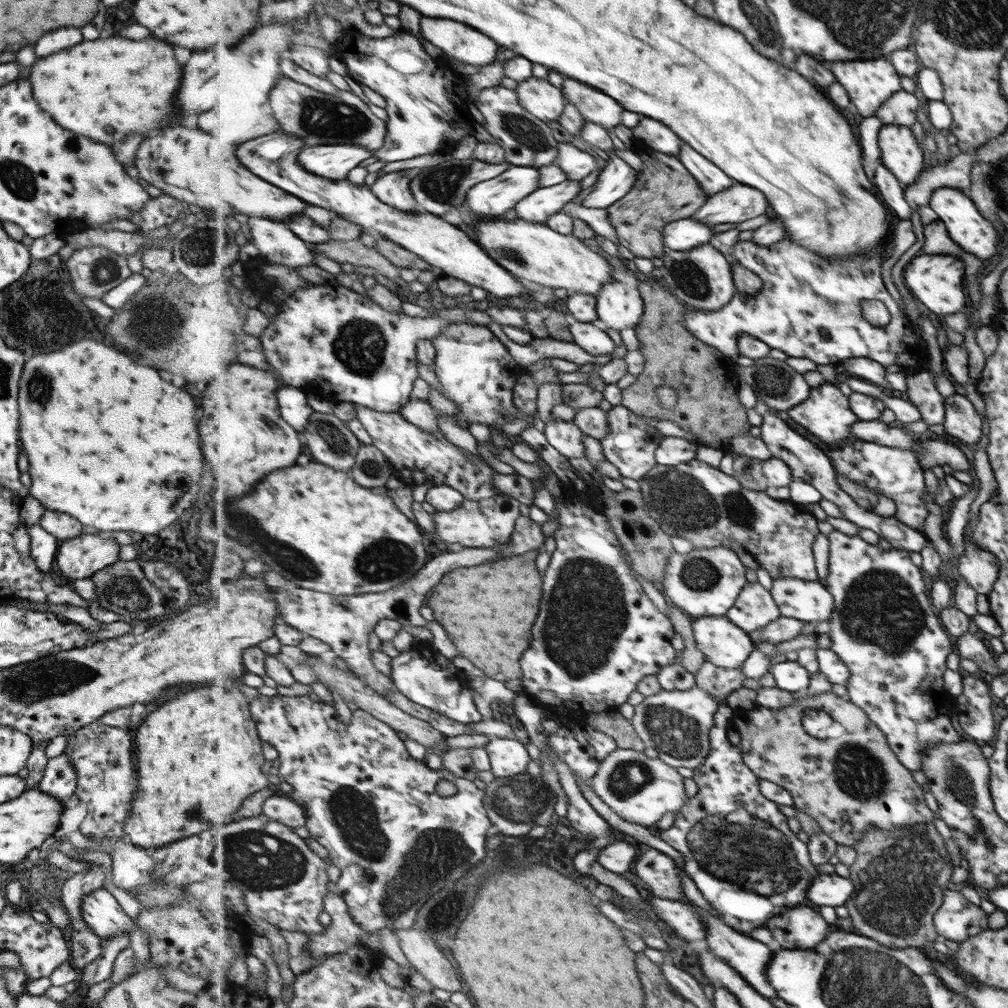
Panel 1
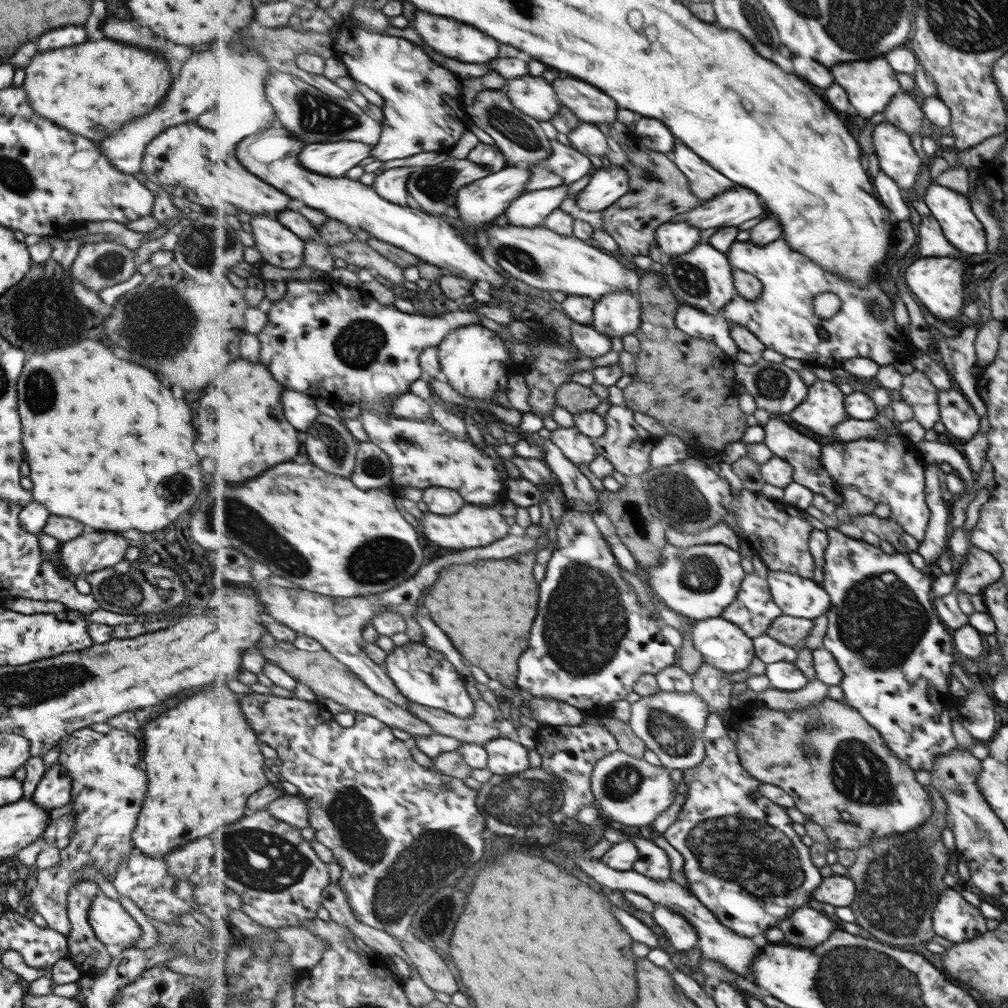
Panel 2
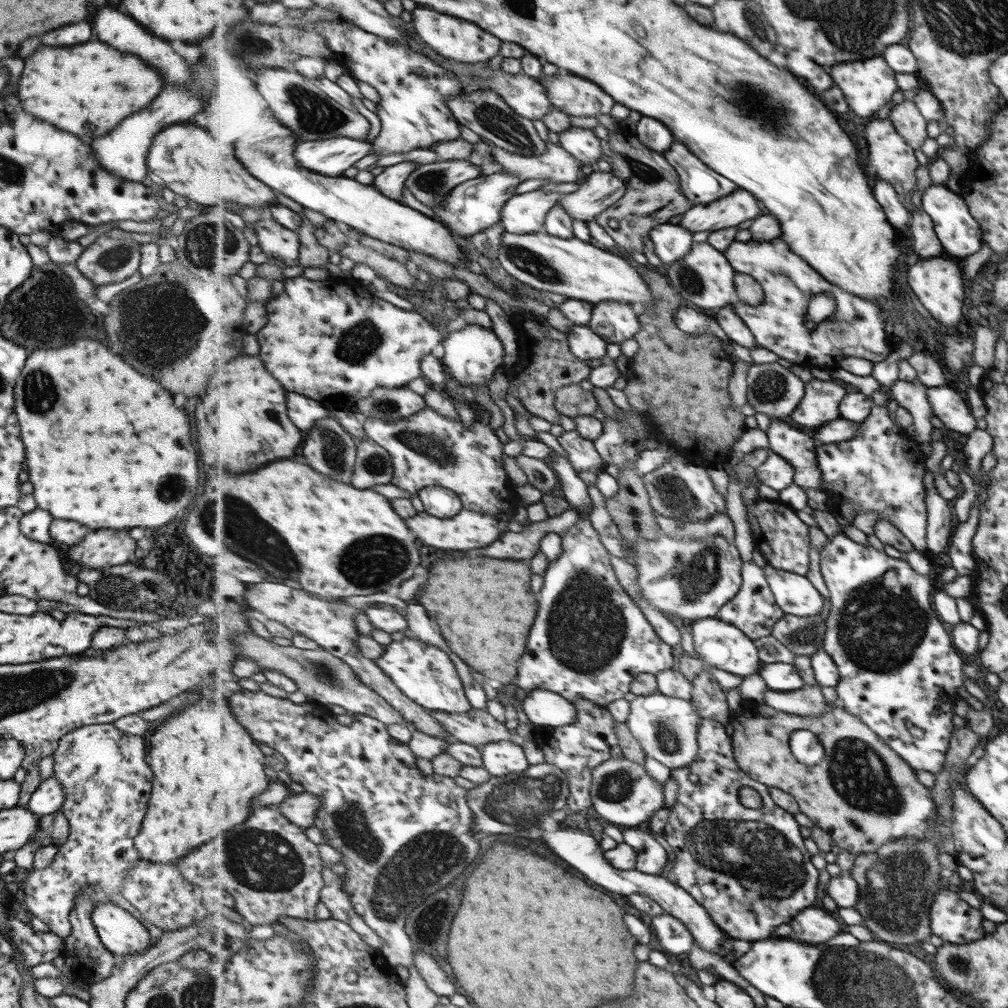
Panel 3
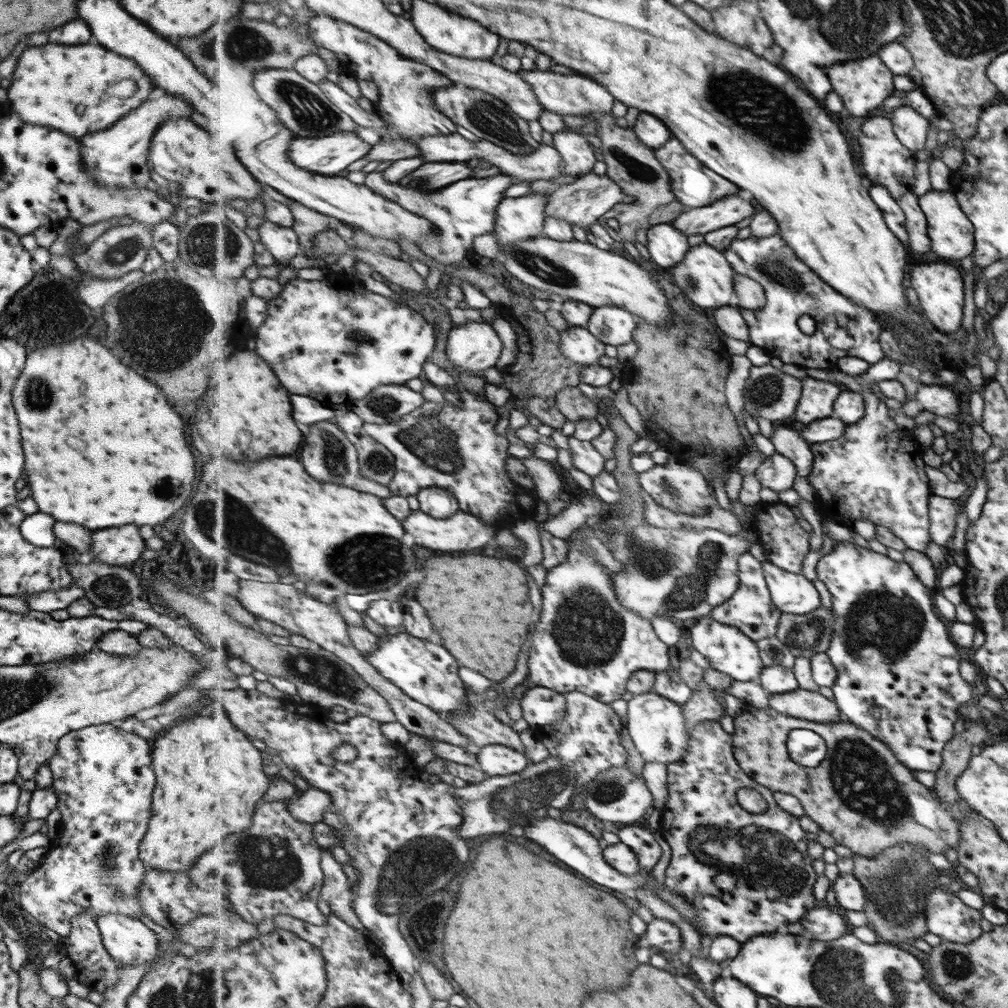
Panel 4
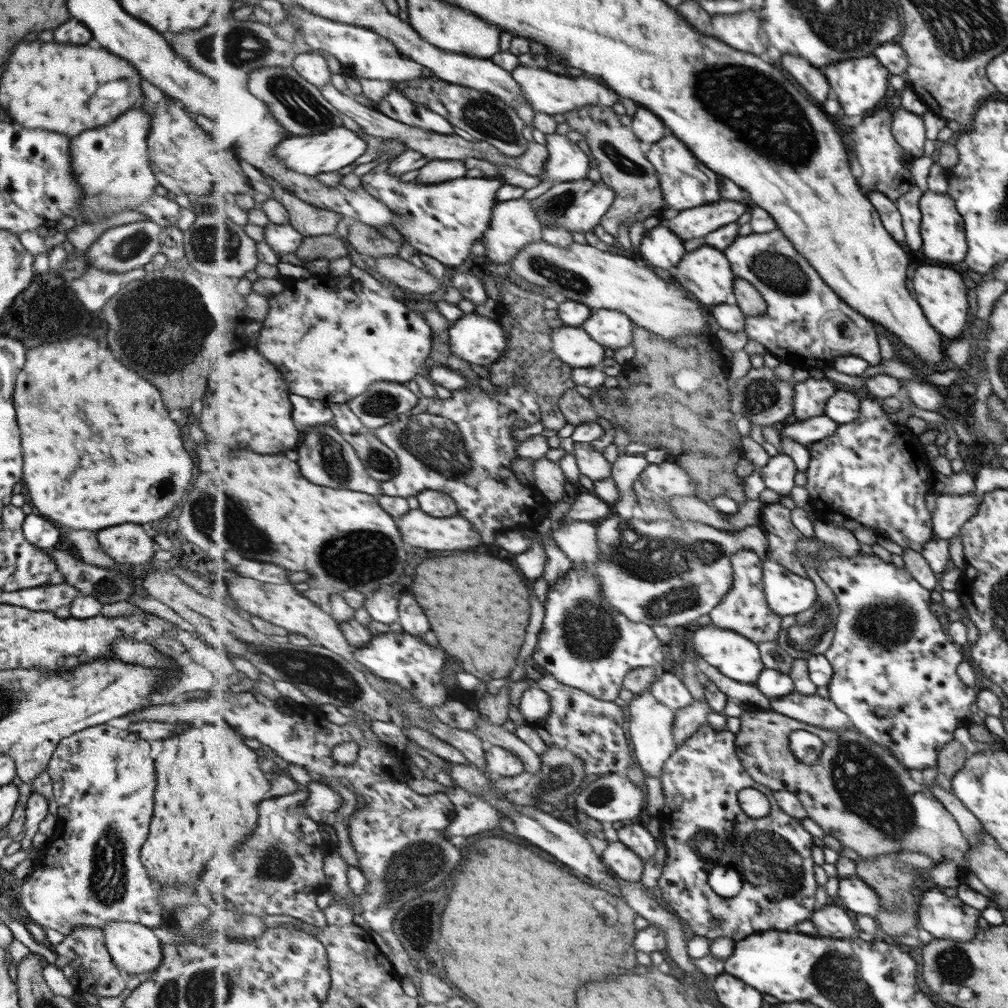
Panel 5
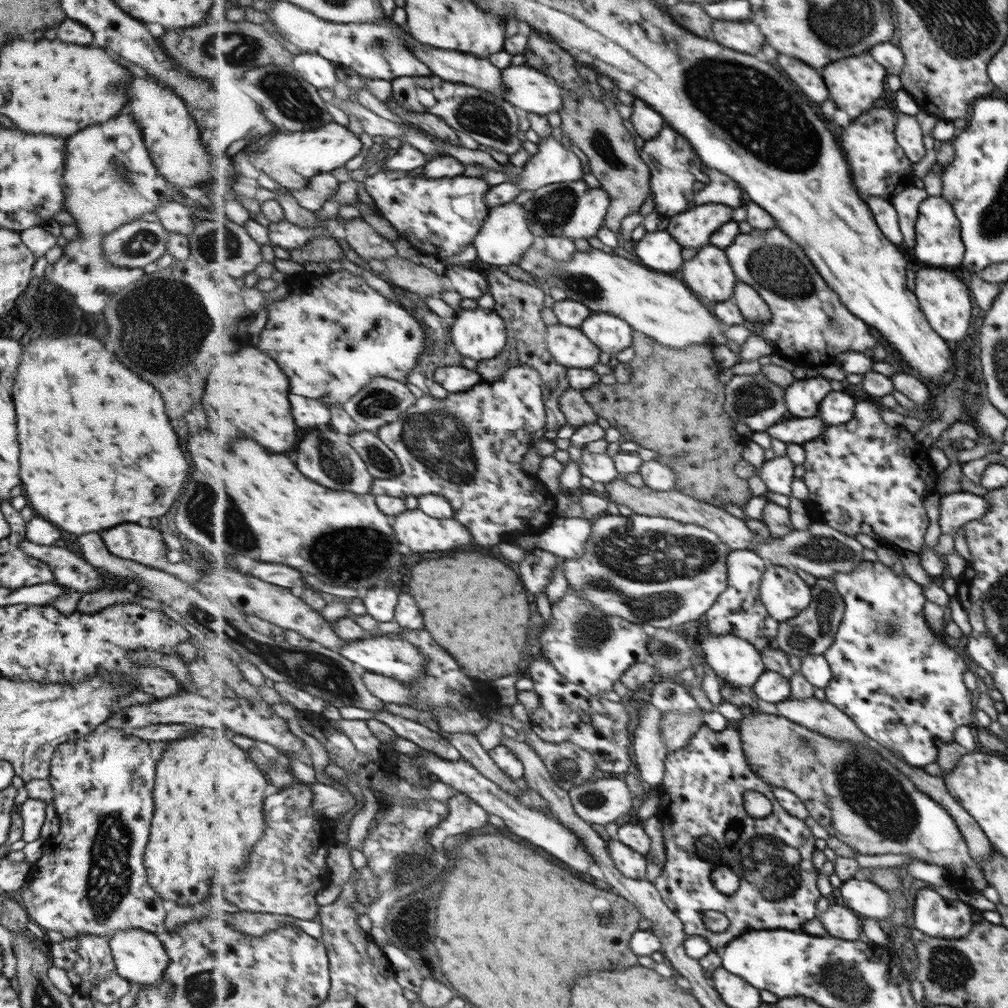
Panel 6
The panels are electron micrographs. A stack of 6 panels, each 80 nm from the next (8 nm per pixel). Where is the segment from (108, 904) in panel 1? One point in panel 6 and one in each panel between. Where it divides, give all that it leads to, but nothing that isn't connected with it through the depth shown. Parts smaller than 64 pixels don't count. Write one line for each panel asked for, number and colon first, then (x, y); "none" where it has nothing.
2: (111, 924)
3: (120, 933)
4: (130, 943)
5: (134, 950)
6: (139, 957)

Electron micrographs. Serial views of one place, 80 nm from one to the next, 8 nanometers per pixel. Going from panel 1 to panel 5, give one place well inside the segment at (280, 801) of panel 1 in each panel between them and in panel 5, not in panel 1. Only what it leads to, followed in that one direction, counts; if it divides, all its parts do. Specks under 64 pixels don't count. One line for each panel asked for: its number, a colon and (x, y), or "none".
2: (293, 809)
3: (301, 809)
4: (310, 806)
5: (323, 802)

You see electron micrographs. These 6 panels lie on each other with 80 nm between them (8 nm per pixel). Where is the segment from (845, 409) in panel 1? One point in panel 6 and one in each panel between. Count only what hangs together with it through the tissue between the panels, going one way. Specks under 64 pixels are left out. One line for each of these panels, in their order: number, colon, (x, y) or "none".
2: (824, 408)
3: (821, 404)
4: (818, 398)
5: (812, 395)
6: (804, 397)

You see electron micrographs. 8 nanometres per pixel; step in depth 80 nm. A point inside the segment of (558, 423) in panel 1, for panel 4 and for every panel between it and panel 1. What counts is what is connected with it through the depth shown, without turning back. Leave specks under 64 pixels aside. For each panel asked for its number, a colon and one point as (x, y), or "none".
2: (580, 448)
3: (582, 452)
4: (586, 458)

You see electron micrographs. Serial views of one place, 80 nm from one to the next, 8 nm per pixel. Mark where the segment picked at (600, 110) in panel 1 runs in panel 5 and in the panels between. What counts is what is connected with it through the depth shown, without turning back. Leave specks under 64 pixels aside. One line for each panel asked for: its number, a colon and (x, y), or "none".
2: (591, 104)
3: (575, 95)
4: (574, 94)
5: (548, 92)

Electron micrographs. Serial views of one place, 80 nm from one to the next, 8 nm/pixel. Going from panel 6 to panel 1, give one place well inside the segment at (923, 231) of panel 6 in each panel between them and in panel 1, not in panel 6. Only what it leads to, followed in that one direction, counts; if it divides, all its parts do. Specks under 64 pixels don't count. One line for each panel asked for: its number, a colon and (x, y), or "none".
1: (967, 227)
2: (963, 229)
3: (960, 233)
4: (951, 233)
5: (942, 229)

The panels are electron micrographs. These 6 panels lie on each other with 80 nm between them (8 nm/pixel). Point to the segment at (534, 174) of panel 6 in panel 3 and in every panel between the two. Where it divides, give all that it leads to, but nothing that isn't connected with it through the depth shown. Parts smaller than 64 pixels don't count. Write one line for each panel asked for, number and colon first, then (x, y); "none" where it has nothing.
3: (583, 143)
4: (578, 153)
5: (567, 162)

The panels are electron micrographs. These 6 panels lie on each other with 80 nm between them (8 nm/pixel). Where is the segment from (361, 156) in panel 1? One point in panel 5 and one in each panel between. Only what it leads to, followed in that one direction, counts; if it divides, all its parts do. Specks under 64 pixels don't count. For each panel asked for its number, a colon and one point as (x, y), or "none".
2: (335, 160)
3: (332, 157)
4: (330, 155)
5: (311, 155)

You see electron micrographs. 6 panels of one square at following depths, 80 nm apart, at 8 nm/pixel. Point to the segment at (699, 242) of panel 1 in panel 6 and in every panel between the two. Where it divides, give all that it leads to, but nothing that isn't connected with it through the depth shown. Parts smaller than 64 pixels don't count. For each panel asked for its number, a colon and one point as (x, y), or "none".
2: (679, 238)
3: (672, 242)
4: (667, 245)
5: (662, 246)
6: (659, 249)

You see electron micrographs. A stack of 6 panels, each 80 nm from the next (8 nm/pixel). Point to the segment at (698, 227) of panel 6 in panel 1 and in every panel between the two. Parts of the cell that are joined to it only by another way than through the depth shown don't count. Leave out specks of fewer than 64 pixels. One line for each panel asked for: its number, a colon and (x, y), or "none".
1: (741, 202)
2: (741, 204)
3: (735, 208)
4: (732, 209)
5: (697, 222)

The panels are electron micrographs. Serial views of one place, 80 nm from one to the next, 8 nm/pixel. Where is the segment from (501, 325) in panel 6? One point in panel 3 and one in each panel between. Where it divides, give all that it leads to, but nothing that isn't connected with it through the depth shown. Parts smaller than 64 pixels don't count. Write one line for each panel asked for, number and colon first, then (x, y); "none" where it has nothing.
3: (472, 355)
4: (475, 347)
5: (475, 339)

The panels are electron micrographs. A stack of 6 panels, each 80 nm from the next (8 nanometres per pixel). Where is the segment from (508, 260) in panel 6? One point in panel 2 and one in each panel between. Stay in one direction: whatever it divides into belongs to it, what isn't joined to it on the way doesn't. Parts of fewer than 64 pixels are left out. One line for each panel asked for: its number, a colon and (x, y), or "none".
2: (531, 209)
3: (523, 214)
4: (521, 218)
5: (515, 224)

